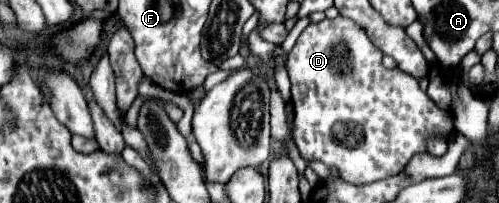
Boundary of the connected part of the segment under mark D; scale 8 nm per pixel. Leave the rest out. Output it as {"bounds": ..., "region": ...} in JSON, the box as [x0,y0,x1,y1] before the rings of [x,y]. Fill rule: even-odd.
{"bounds":[287,16,455,184],"region":[[[337,16],[335,20],[321,20],[321,22],[315,22],[315,24],[309,24],[303,34],[297,38],[297,44],[293,46],[289,58],[287,58],[287,70],[289,70],[289,78],[291,78],[291,100],[293,100],[293,108],[295,108],[295,128],[293,128],[293,138],[295,138],[295,144],[303,156],[303,160],[311,162],[311,160],[319,160],[323,162],[325,166],[329,168],[335,168],[339,172],[339,176],[349,182],[349,184],[371,184],[371,182],[377,182],[377,180],[383,180],[383,178],[389,178],[389,176],[395,176],[399,174],[407,162],[415,156],[415,154],[421,154],[421,152],[427,152],[427,140],[433,138],[433,136],[443,136],[447,140],[451,140],[455,136],[455,114],[453,110],[441,110],[421,88],[419,88],[419,82],[415,78],[411,78],[409,74],[401,72],[401,70],[389,70],[389,68],[383,68],[381,64],[381,58],[383,58],[383,52],[369,42],[369,36],[367,32],[355,24],[353,20],[349,18],[343,18],[343,16]]]}

